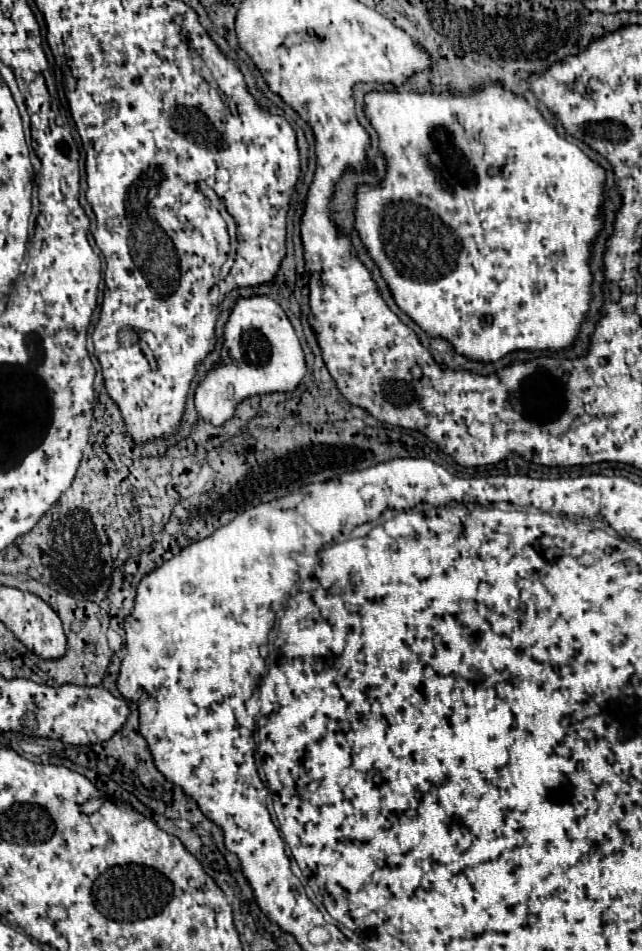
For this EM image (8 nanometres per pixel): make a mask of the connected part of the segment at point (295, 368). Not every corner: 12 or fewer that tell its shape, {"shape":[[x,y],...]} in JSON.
{"shape":[[269,297],[239,299],[195,391],[221,427],[251,395],[295,391],[305,355]]}

